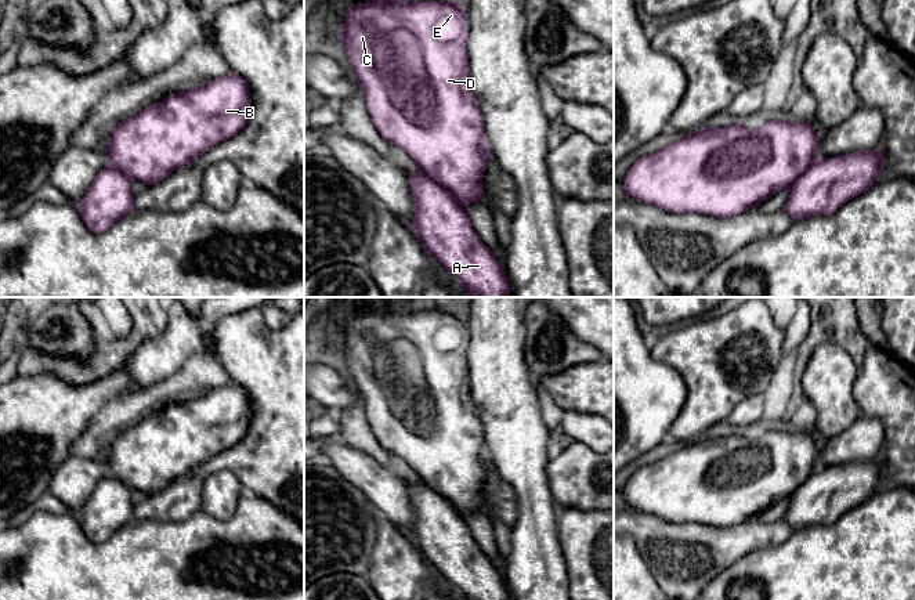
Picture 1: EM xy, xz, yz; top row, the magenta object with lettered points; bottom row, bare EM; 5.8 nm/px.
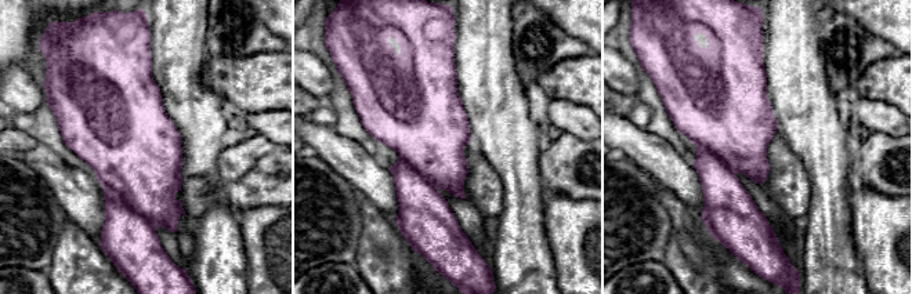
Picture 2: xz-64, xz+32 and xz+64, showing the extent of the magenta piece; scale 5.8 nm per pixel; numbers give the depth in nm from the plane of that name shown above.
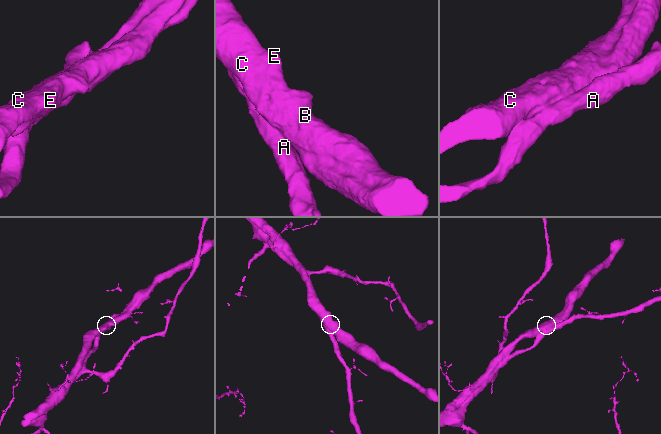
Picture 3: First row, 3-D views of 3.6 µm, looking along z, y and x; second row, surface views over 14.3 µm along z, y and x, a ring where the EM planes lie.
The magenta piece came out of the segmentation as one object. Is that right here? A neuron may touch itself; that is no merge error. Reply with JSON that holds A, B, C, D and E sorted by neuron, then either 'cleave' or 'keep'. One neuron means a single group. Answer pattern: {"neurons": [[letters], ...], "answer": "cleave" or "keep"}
{"neurons": [["A", "B", "C", "D", "E"]], "answer": "keep"}

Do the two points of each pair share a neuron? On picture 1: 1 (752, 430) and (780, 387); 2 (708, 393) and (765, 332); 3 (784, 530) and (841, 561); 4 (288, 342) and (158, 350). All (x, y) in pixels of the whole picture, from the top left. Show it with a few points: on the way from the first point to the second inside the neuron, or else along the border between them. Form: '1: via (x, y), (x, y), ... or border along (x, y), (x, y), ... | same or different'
1: via (763, 422), (774, 411), (776, 398) | same
2: via (715, 369), (715, 349), (741, 331) | same
3: border along (794, 531), (783, 542), (762, 549) | different
4: border along (227, 317), (216, 324), (212, 333), (213, 354) | different

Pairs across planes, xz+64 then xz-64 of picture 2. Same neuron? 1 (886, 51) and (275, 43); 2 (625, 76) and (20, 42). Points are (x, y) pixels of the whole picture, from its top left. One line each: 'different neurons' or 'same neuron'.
1: same neuron
2: different neurons

